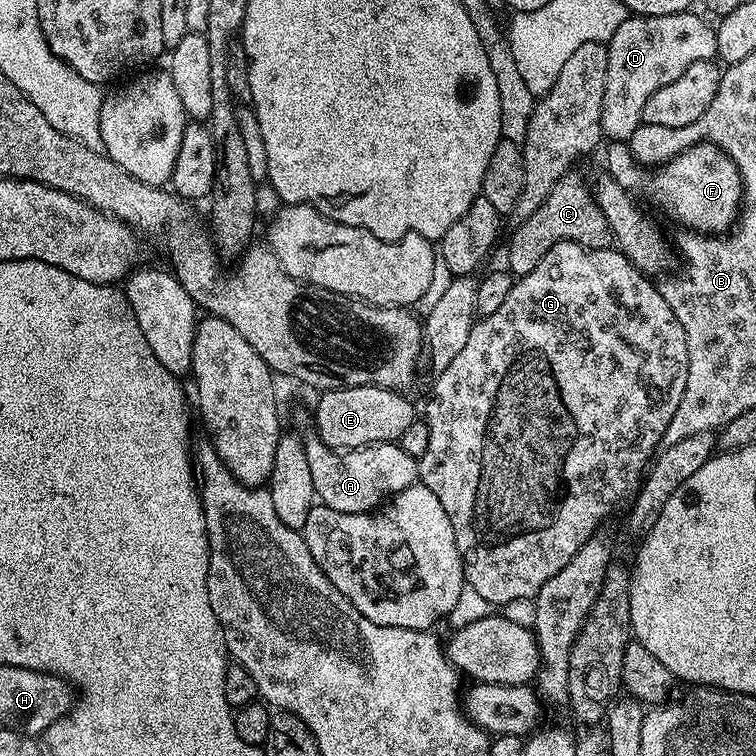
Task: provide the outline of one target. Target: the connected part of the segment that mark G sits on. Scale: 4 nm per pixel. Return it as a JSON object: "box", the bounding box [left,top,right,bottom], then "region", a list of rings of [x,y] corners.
{"box":[418,240,688,606],"region":[[[560,240],[546,250],[530,274],[513,283],[499,310],[477,319],[470,330],[470,338],[466,338],[466,346],[462,346],[454,362],[435,377],[426,415],[426,454],[418,458],[418,480],[438,494],[438,502],[442,502],[442,510],[446,510],[450,518],[450,526],[454,526],[454,542],[464,563],[466,584],[494,606],[503,606],[512,599],[533,599],[540,588],[582,550],[584,543],[601,531],[600,523],[619,504],[627,505],[637,495],[661,447],[666,426],[670,426],[670,418],[674,418],[674,410],[678,410],[678,402],[682,402],[686,390],[688,343],[686,330],[682,330],[682,322],[678,322],[674,310],[670,310],[670,302],[666,302],[659,287],[648,280],[651,279],[639,272],[615,247],[587,248],[578,242]]]}

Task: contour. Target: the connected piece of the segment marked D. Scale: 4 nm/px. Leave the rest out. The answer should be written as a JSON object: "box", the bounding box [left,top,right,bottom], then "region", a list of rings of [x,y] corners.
{"box":[602,10,716,141],"region":[[[696,10],[686,12],[675,12],[665,16],[638,16],[629,15],[618,30],[607,42],[608,65],[606,66],[606,82],[604,83],[604,93],[602,94],[602,130],[604,136],[609,141],[627,141],[638,130],[642,123],[642,106],[650,102],[650,94],[662,90],[662,86],[667,86],[674,82],[674,78],[679,78],[694,62],[706,62],[716,60],[716,29],[710,23],[707,24]]]}

